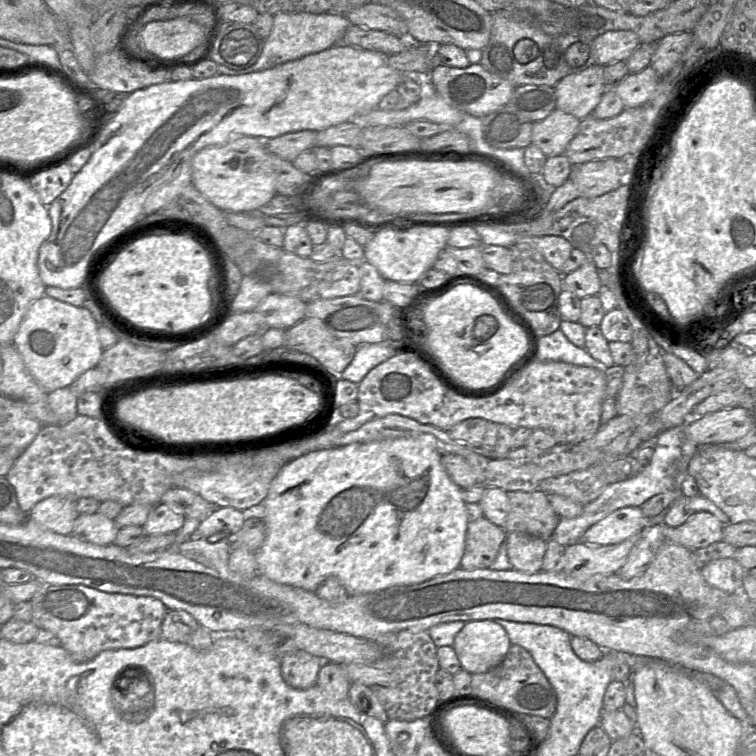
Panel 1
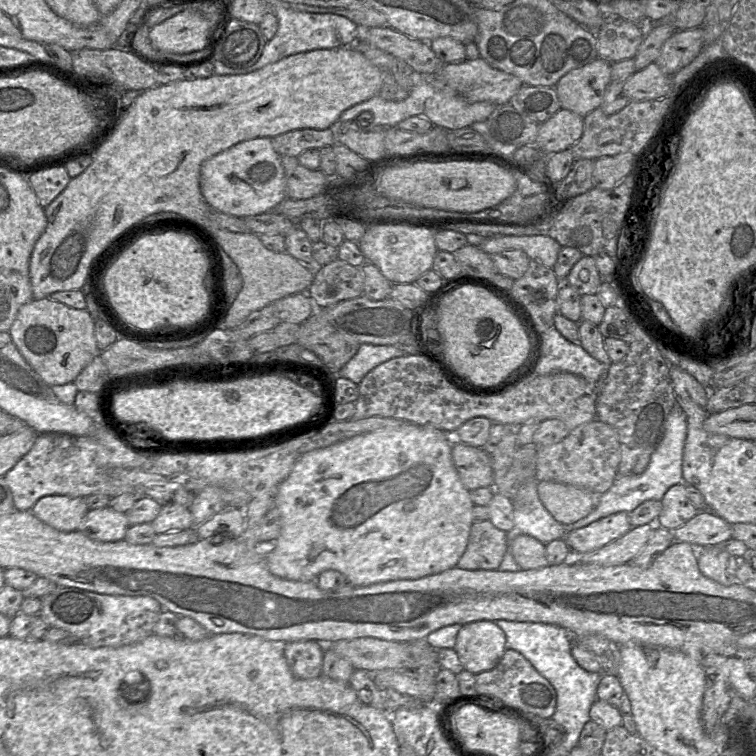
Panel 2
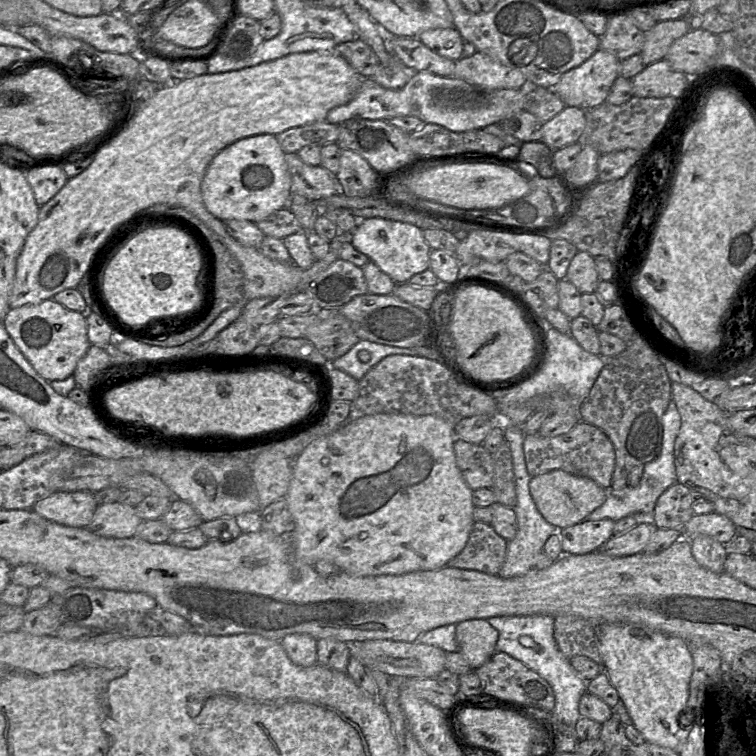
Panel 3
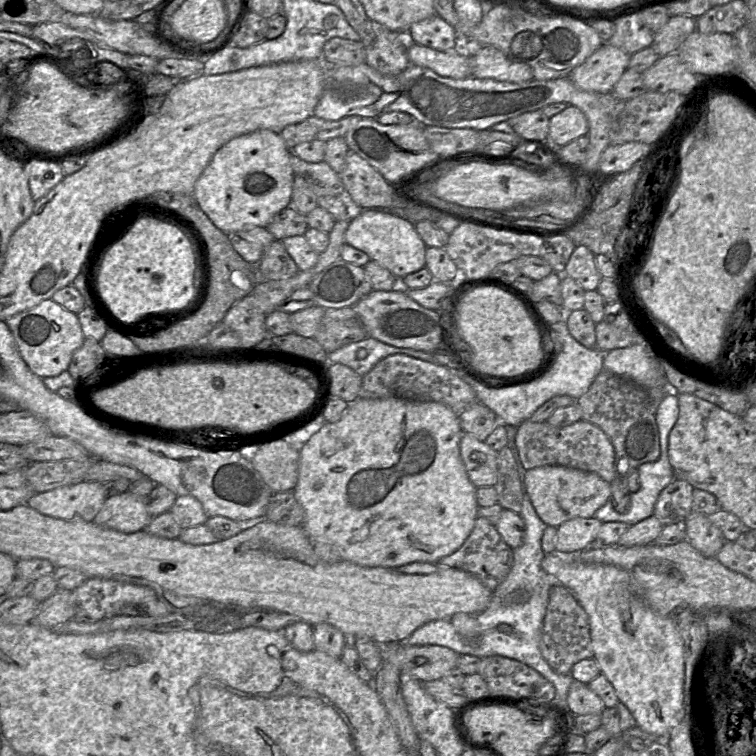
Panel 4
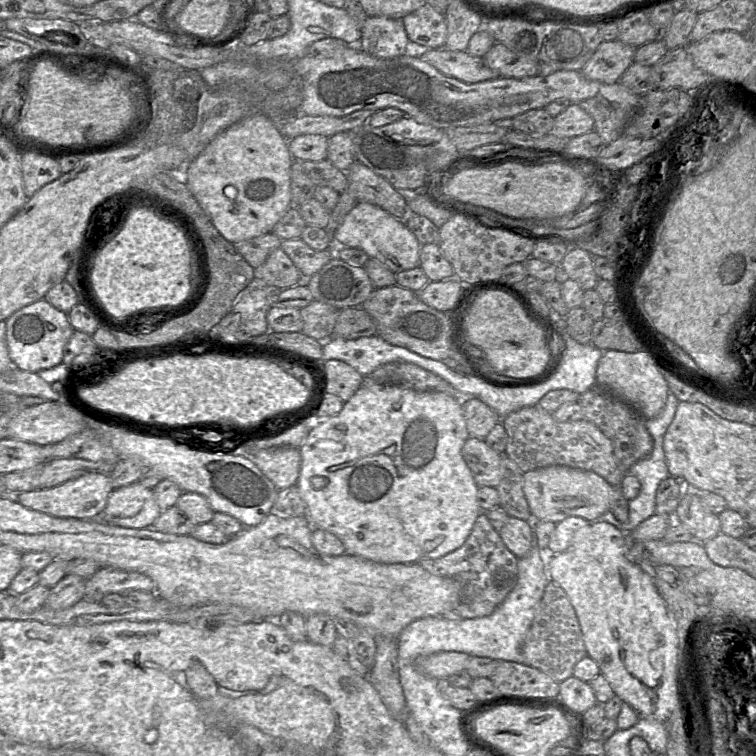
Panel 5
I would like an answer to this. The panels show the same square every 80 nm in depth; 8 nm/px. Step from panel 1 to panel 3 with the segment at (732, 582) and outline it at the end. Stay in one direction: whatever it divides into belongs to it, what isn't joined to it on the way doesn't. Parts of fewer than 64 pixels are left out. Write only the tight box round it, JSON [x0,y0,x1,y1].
[689,534,728,573]

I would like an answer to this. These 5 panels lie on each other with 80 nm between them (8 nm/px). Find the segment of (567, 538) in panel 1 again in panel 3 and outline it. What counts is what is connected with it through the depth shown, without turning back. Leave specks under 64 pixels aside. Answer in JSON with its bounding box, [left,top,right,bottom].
[586,400,681,522]

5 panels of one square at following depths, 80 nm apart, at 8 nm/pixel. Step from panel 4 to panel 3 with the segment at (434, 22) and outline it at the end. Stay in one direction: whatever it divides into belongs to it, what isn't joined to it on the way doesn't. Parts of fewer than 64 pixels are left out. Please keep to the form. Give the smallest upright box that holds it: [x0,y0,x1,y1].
[418,27,464,61]

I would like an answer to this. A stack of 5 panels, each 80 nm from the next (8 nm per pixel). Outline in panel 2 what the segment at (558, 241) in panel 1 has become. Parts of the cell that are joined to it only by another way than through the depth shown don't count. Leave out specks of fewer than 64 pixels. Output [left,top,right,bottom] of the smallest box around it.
[479,235,561,268]

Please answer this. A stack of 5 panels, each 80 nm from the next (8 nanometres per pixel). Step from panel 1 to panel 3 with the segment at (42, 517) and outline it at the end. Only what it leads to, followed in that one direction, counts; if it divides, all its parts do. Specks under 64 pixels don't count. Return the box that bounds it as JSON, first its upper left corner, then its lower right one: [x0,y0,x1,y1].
[32,491,98,527]

